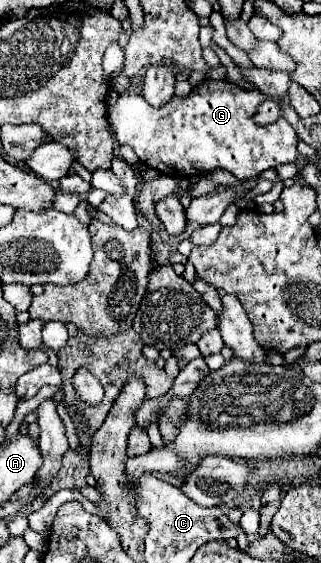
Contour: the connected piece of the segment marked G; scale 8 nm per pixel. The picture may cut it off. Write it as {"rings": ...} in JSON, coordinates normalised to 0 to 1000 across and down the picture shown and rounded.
{"rings":[[[707,140],[632,142],[595,167],[539,171],[495,192],[477,192],[445,167],[396,160],[371,167],[340,217],[371,256],[408,259],[445,291],[508,309],[595,316],[695,298],[738,320],[769,320],[807,313],[832,298],[919,288],[931,277],[931,245],[894,217],[813,224],[788,213],[819,178],[826,167],[807,160],[757,160]]]}

